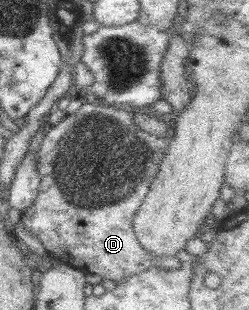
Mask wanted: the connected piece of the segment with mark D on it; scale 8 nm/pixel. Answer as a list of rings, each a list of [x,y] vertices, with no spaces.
[[[82,103],[74,114],[49,126],[43,143],[36,152],[40,188],[35,204],[22,213],[20,224],[35,234],[50,255],[79,270],[121,282],[124,278],[150,268],[171,270],[179,268],[181,261],[175,256],[154,257],[137,240],[133,218],[143,204],[149,184],[158,173],[160,162],[168,149],[168,141],[153,136],[135,124],[133,113],[118,106]]]

